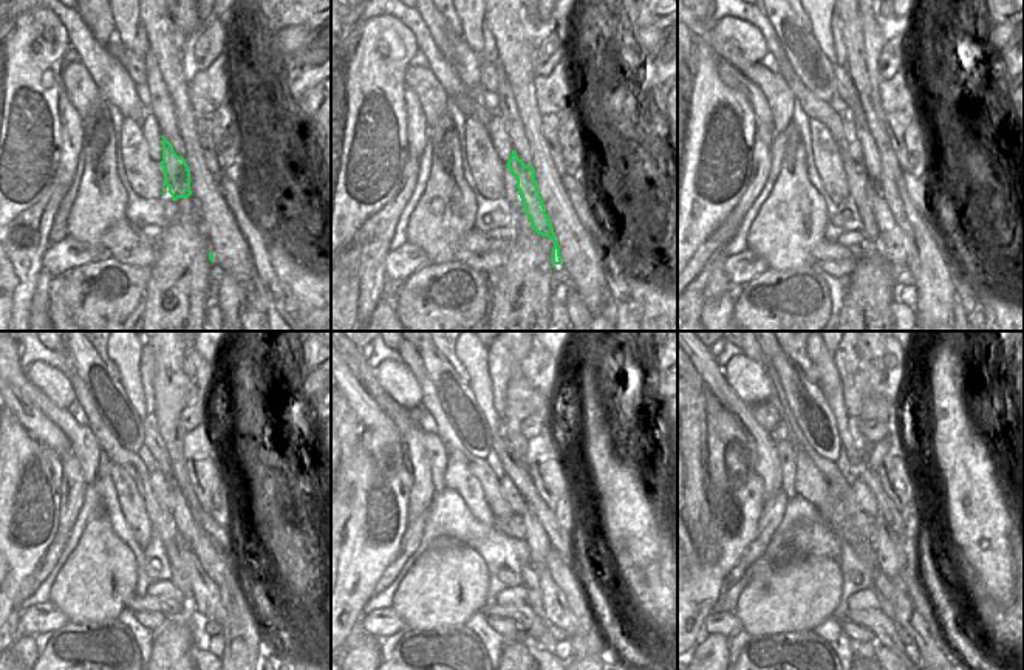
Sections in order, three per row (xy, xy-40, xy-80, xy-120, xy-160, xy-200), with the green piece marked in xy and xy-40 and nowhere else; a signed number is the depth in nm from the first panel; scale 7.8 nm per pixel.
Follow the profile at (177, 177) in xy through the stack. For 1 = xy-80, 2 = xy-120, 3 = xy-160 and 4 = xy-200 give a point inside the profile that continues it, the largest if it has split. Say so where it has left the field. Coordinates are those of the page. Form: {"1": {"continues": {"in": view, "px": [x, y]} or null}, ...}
{"1": {"continues": {"in": "xy-80", "px": [893, 242]}}, "2": {"continues": {"in": "xy-120", "px": [206, 593]}}, "3": {"continues": {"in": "xy-160", "px": [556, 610]}}, "4": {"continues": {"in": "xy-200", "px": [905, 615]}}}

